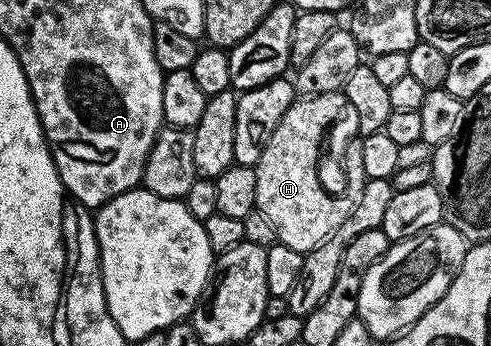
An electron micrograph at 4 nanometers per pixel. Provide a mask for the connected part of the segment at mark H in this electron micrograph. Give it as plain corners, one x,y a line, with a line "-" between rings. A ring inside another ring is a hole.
341,91
306,95
298,98
283,113
283,121
275,125
263,157
259,157
255,168
255,201
257,210
262,211
275,225
277,242
302,253
315,249
349,215
350,204
340,203
333,195
325,192
317,176
317,158
321,155
321,142
329,126
346,110
347,104

